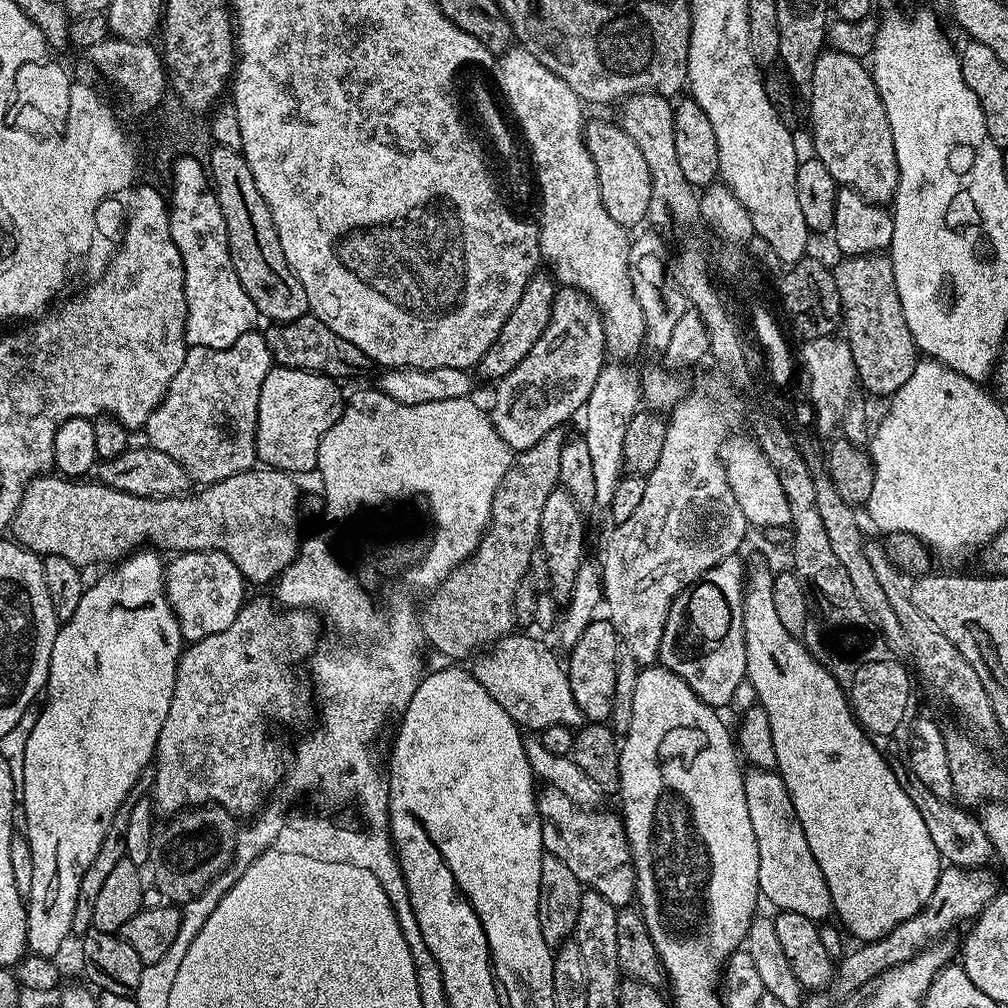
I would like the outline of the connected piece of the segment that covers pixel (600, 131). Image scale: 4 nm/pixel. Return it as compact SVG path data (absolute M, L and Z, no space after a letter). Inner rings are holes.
M589 119L584 130L584 145L596 167L602 206L606 206L610 218L629 230L649 219L648 207L652 197L650 166L646 166L646 158L642 158L642 150L638 150L634 138L622 131L619 123Z

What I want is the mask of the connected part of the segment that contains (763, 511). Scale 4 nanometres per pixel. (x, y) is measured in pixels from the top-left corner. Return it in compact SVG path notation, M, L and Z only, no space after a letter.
M729 435L720 446L720 459L724 461L726 478L730 482L730 490L734 490L734 498L738 498L738 506L742 506L742 514L749 525L757 529L784 528L791 525L790 502L786 502L786 494L782 494L782 486L778 482L778 474L774 466L762 454L760 445L755 439L744 436Z

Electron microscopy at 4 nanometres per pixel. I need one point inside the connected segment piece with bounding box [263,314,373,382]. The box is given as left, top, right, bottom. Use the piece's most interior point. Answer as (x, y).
(307, 344)

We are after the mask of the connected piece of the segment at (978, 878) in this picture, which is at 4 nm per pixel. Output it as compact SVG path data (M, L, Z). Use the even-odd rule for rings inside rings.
M945 867L938 878L938 886L934 886L934 894L930 894L930 902L926 902L926 906L922 906L918 914L911 916L905 924L899 924L889 936L861 943L856 946L860 948L854 949L850 954L848 952L839 961L838 979L834 988L837 988L840 994L854 992L876 976L881 976L883 972L888 972L904 962L910 962L918 953L924 952L936 941L945 939L955 924L968 919L971 921L979 916L980 911L995 898L998 891L996 880L988 871L987 867Z

